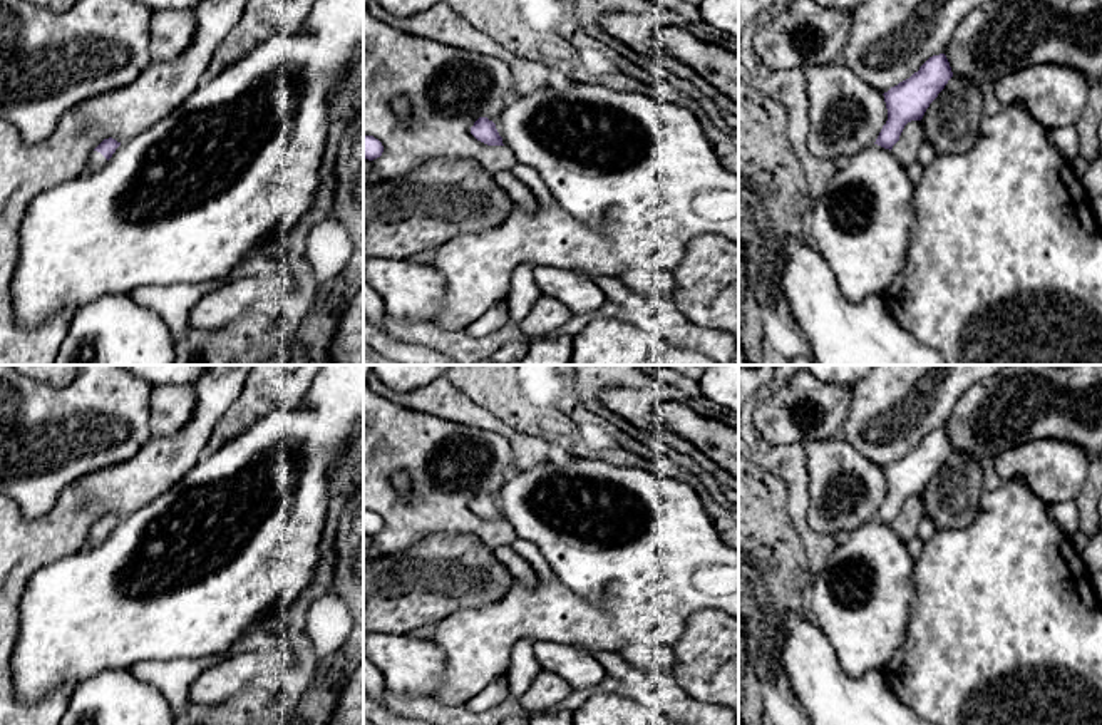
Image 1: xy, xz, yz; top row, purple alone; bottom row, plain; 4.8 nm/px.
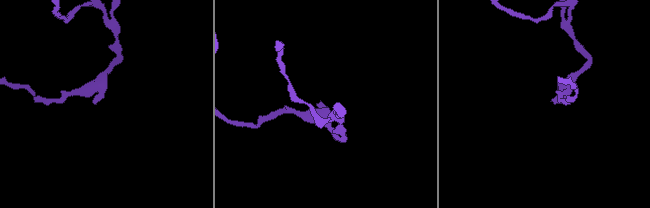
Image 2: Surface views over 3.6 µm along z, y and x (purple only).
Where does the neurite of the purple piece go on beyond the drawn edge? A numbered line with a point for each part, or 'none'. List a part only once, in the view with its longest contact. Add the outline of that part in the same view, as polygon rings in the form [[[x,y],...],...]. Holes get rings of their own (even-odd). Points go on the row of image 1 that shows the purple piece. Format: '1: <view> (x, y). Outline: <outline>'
1: xy (97, 161). Outline: [[[94,151],[90,154],[90,161],[87,164],[87,171],[85,172],[87,174],[89,172],[95,172],[95,171],[102,169],[106,164],[107,164],[107,159],[100,152]]]

